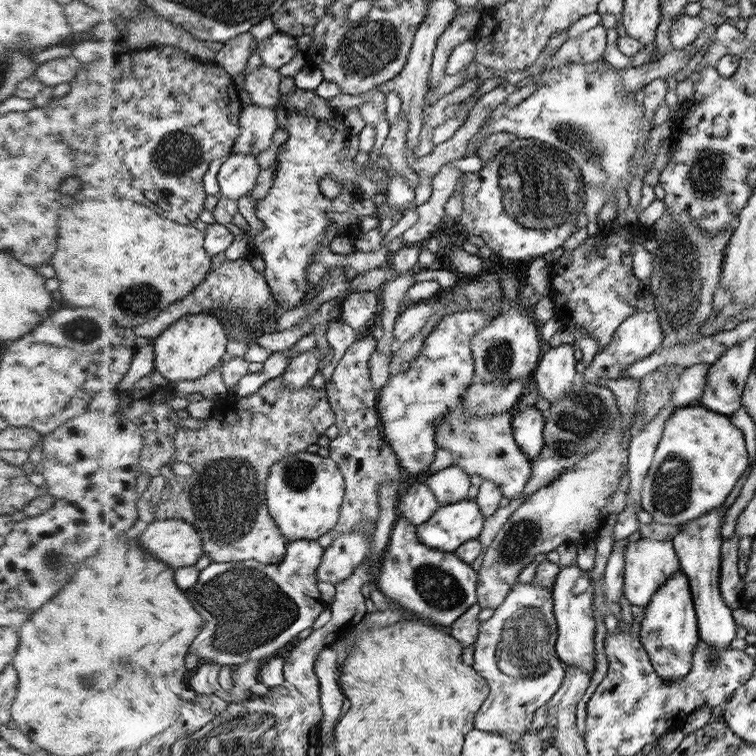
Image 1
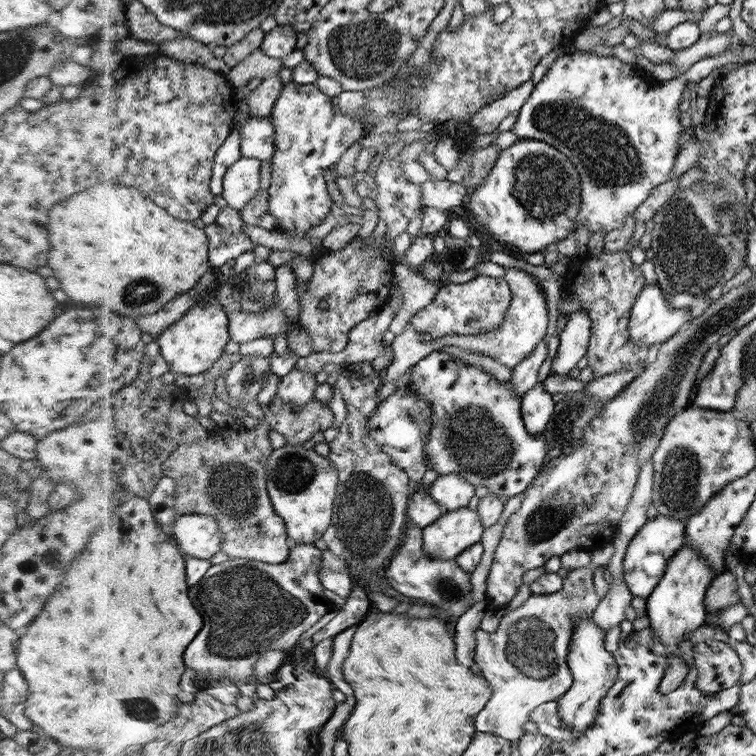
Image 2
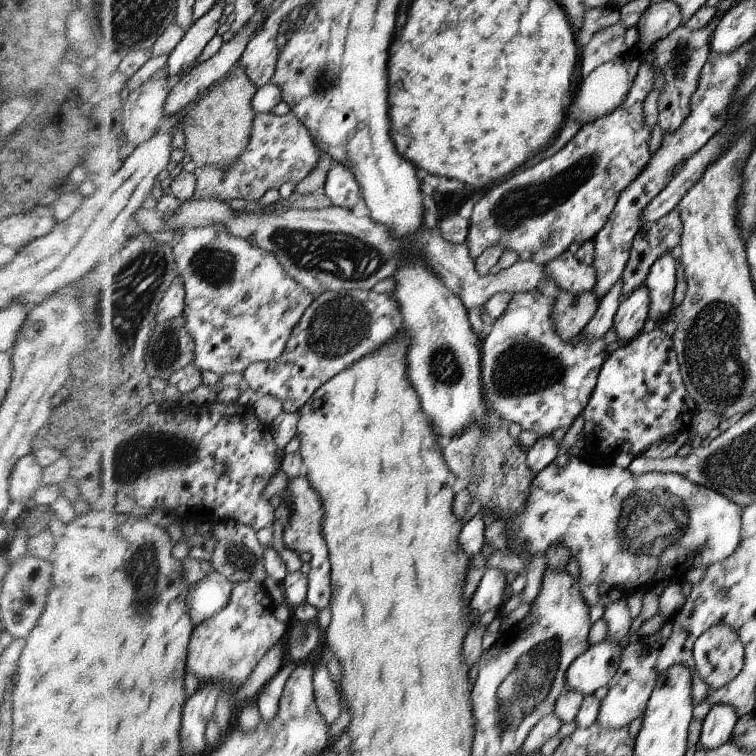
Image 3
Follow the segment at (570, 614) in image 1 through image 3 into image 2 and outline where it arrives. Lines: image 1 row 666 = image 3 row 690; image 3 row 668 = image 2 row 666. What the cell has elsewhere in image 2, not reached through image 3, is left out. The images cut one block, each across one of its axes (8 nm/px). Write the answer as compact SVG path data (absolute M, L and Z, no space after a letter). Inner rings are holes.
M593 617L577 620L573 643L568 653L568 665L573 673L573 686L557 701L558 714L568 730L576 734L584 733L594 722L598 705L617 677L618 665L612 653L605 650L606 633L595 623Z

